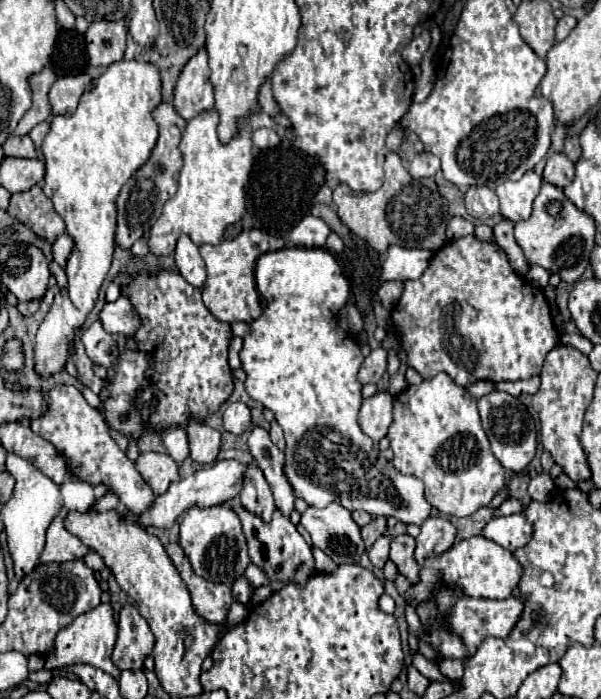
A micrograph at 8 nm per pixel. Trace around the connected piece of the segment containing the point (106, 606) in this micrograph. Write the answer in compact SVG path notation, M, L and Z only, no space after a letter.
M101 603L99 607L79 615L69 627L61 629L55 635L53 649L45 657L45 661L47 661L45 667L47 669L62 669L76 664L87 664L91 667L97 667L97 669L103 669L105 673L109 673L117 679L121 672L111 661L115 639L117 639L117 623L113 617L113 607L111 607L111 603Z

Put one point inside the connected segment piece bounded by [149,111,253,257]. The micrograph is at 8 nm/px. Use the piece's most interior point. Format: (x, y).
(211, 196)

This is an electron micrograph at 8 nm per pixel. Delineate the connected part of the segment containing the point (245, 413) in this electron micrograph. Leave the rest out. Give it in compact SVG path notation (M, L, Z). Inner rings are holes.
M241 401L229 403L225 413L223 413L223 425L233 435L241 435L243 431L247 431L251 427L249 407L245 403L241 403Z

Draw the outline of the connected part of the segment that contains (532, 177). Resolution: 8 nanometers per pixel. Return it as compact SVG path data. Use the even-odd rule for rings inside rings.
M527 171L519 181L505 181L497 185L495 193L499 197L501 215L513 223L519 223L531 217L533 199L537 197L541 187L541 179L535 171Z

